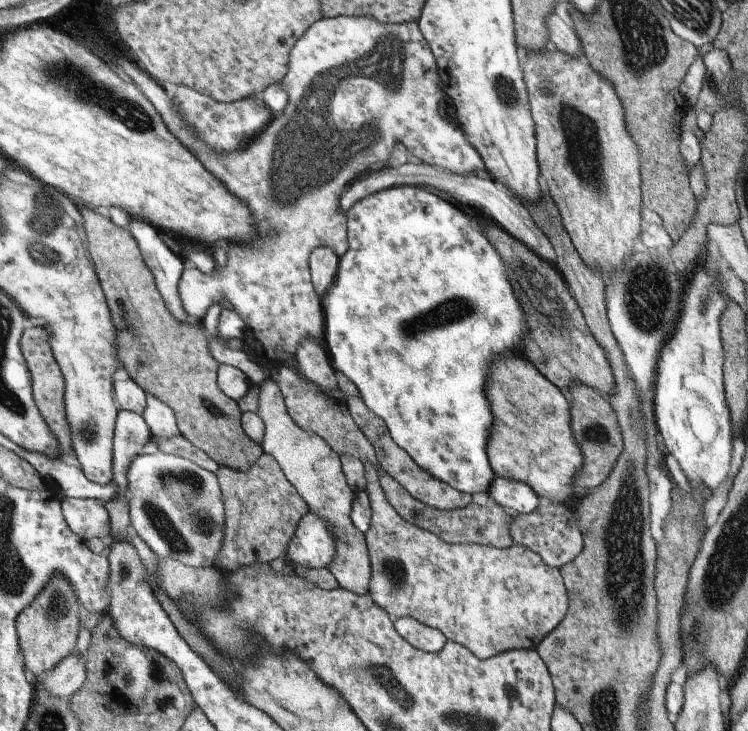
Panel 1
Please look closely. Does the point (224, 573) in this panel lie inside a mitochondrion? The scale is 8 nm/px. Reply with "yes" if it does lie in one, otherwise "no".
no

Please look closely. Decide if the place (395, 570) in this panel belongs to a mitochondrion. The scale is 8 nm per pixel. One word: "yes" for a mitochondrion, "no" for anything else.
yes

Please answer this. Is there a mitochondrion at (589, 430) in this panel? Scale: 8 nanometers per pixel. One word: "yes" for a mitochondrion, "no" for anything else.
yes

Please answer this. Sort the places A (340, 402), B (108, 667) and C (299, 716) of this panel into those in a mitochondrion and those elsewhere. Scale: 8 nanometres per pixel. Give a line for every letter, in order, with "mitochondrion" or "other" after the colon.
A: other
B: mitochondrion
C: other

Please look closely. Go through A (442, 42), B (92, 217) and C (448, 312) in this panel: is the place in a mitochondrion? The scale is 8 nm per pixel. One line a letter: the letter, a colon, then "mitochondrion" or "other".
A: other
B: other
C: mitochondrion

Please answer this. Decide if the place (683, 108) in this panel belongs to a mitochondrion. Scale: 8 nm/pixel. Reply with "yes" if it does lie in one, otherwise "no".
no

